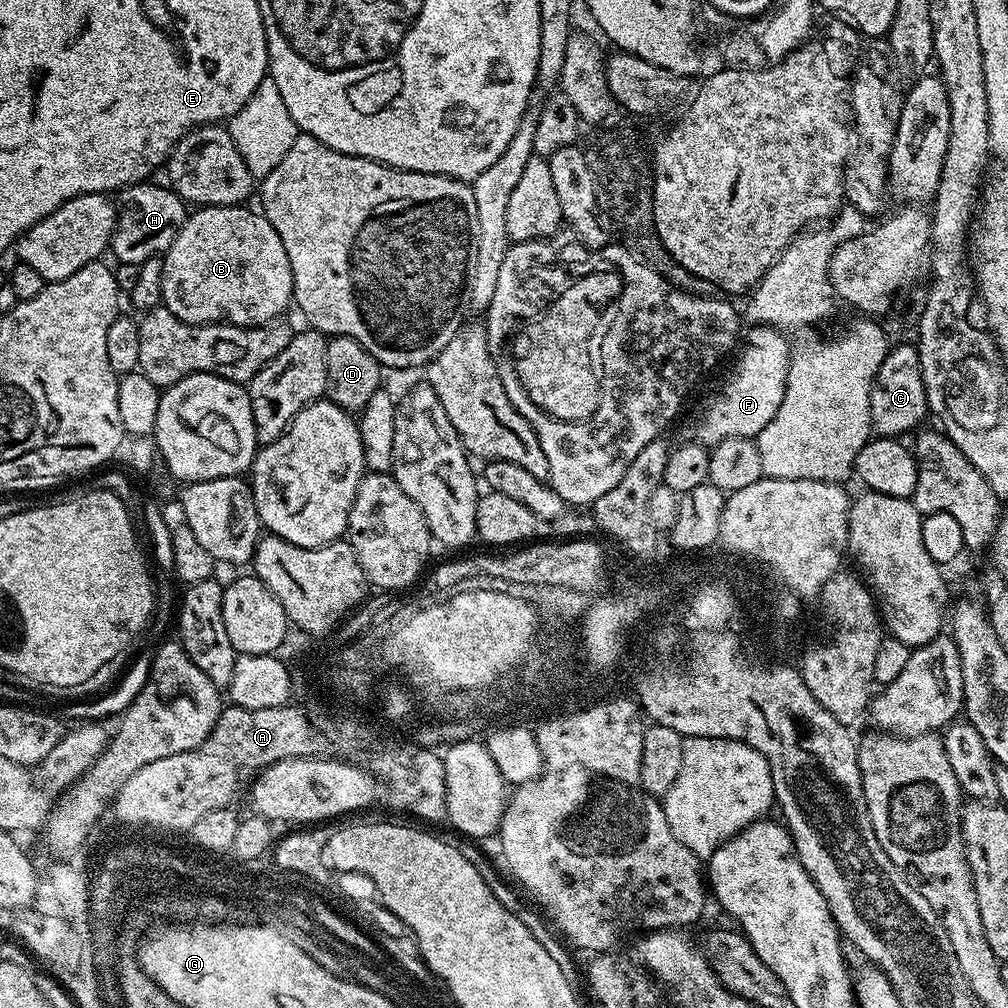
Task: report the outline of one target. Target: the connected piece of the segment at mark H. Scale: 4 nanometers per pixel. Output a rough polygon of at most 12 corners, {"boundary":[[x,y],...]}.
{"boundary":[[171,187],[119,189],[119,263],[163,257],[190,215]]}

